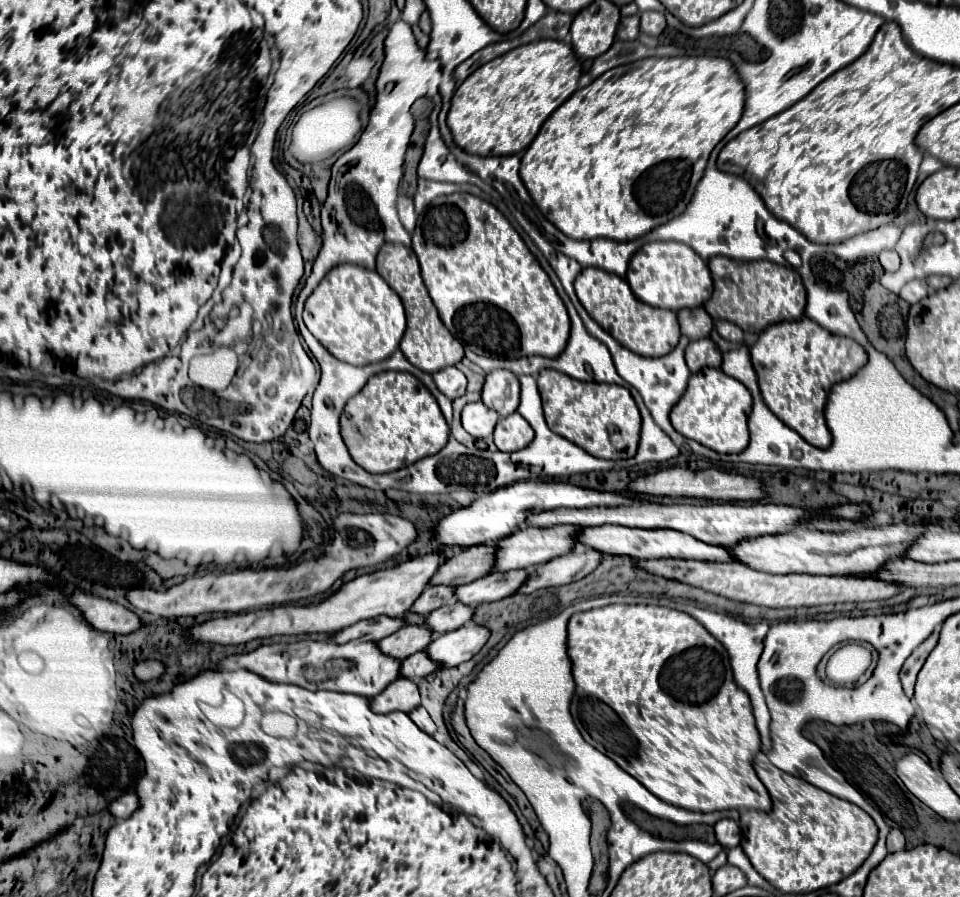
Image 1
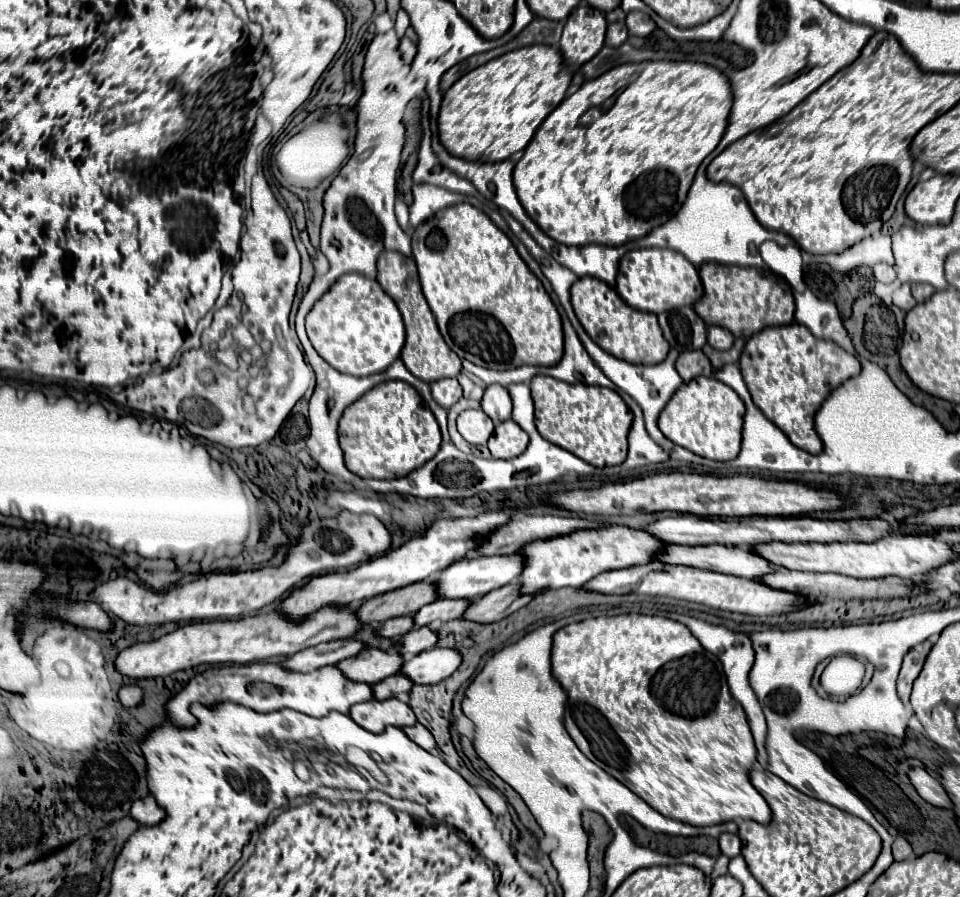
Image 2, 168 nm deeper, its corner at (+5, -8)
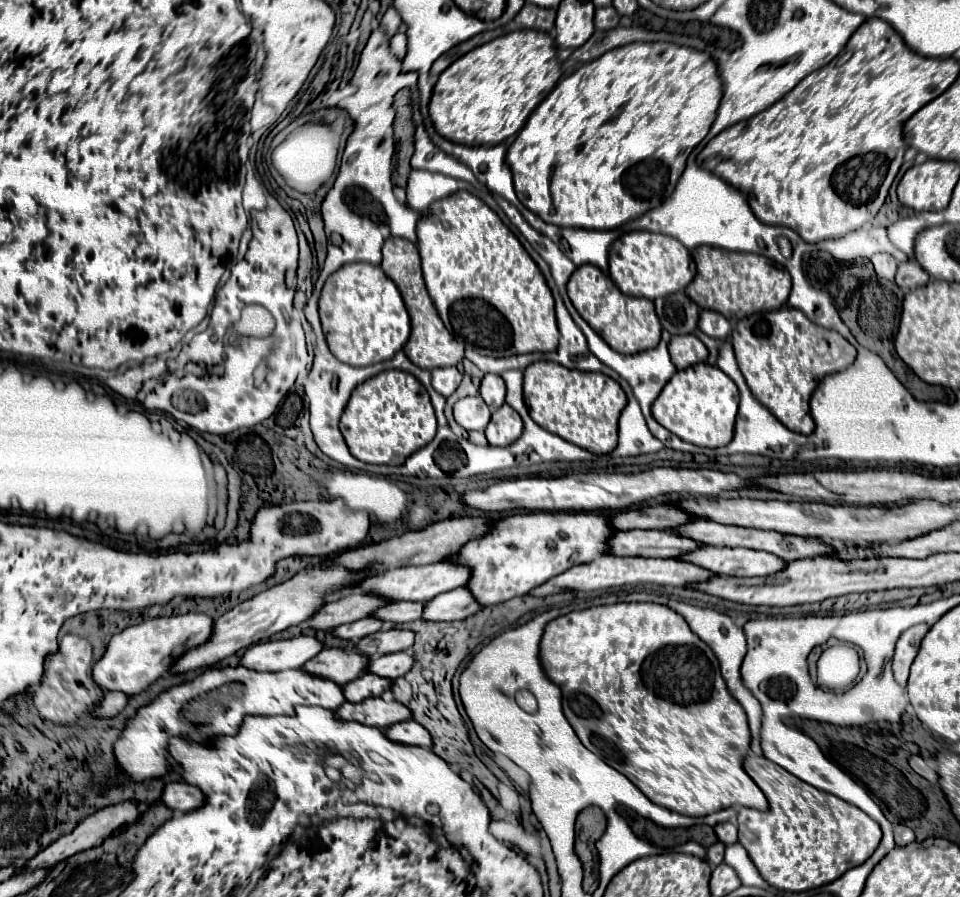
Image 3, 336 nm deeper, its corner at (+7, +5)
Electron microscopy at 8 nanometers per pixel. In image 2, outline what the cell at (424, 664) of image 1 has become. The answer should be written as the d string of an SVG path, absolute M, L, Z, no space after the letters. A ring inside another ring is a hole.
M393 674L377 684L373 684L373 698L375 700L387 700L395 698L399 694L407 694L411 690L411 680L407 680L403 674Z

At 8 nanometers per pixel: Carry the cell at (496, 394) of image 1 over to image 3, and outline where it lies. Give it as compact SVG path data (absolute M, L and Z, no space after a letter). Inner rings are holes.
M485 375L479 393L483 401L489 405L489 409L495 411L505 403L505 381L499 375Z

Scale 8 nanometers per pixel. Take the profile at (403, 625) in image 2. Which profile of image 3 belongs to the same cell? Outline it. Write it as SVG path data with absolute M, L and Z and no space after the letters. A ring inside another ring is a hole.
M365 617L365 619L359 619L355 623L347 623L347 625L333 629L333 635L341 637L341 639L363 639L367 635L377 633L383 625L385 625L385 621L381 621L377 617Z

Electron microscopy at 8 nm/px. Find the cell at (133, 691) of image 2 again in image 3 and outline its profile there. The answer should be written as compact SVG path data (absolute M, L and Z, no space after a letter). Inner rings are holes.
M107 691L105 697L103 697L103 703L95 709L95 715L99 717L113 717L117 713L121 713L127 705L129 697L121 691Z

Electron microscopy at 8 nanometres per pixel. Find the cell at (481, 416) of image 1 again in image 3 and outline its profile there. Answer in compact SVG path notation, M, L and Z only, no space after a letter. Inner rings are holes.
M479 395L465 397L455 403L455 421L467 431L483 431L489 419L491 419L491 411Z

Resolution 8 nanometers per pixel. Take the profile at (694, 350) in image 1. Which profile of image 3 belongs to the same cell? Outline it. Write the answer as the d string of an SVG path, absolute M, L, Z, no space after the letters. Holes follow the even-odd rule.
M675 335L669 343L669 355L677 369L687 369L699 361L707 361L707 347L695 335Z

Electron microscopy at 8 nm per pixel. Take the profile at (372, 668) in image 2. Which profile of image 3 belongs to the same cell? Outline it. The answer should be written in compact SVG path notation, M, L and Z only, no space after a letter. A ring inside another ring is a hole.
M323 649L315 659L309 659L303 669L315 671L319 675L327 675L335 679L337 683L347 685L351 679L357 679L361 673L367 671L369 657L359 651L347 651L347 649Z

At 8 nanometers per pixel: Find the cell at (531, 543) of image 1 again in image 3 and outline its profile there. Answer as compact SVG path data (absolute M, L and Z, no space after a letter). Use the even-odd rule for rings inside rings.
M439 561L439 563L431 563L431 565L423 565L423 567L399 567L399 569L389 569L389 571L381 571L375 573L367 579L363 579L361 587L363 591L375 593L375 595L383 595L389 597L391 601L423 601L427 603L429 599L433 599L435 595L447 593L455 587L463 587L469 583L471 579L471 567L463 565L463 563L451 563L451 561Z

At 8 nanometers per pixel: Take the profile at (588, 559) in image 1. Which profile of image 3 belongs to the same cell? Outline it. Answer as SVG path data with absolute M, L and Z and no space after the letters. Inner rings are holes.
M457 587L425 603L423 619L427 621L459 621L475 615L483 607L467 587Z

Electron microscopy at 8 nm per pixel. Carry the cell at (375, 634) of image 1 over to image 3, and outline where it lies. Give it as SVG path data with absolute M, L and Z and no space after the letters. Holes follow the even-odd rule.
M299 635L287 641L267 641L251 645L241 663L257 671L283 671L303 667L311 657L323 651L323 643L317 637Z

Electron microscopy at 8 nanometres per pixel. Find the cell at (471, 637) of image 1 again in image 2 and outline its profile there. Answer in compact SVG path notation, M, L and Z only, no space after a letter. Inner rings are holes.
M433 648L403 662L401 674L413 684L437 684L451 676L461 664L461 654L451 648Z

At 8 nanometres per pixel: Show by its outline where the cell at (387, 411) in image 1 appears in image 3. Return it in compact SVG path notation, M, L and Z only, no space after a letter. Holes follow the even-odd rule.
M391 369L353 389L339 427L355 459L373 465L401 465L409 455L433 441L437 419L425 387L411 373Z

